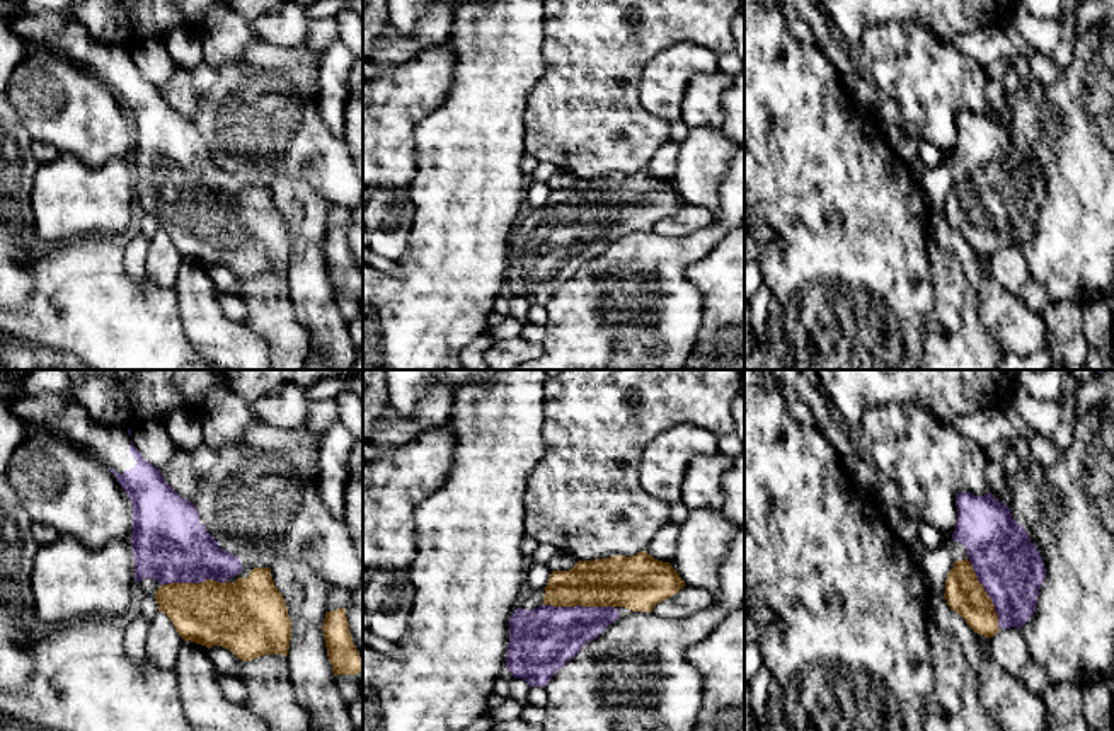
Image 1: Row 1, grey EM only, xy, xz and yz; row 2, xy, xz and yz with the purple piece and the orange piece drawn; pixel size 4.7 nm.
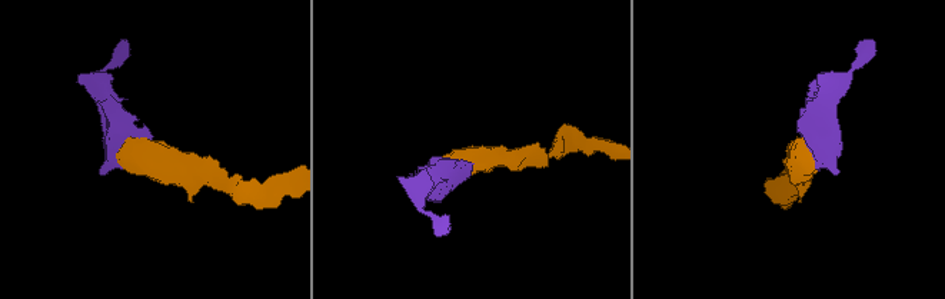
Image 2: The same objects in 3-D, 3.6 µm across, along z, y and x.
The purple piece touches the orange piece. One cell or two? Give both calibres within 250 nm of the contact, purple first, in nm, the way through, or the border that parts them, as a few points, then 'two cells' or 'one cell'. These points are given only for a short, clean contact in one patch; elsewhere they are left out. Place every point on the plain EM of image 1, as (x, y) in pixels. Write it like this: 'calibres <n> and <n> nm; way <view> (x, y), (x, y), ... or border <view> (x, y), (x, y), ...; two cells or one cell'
calibres 300 and 240 nm; one cell

